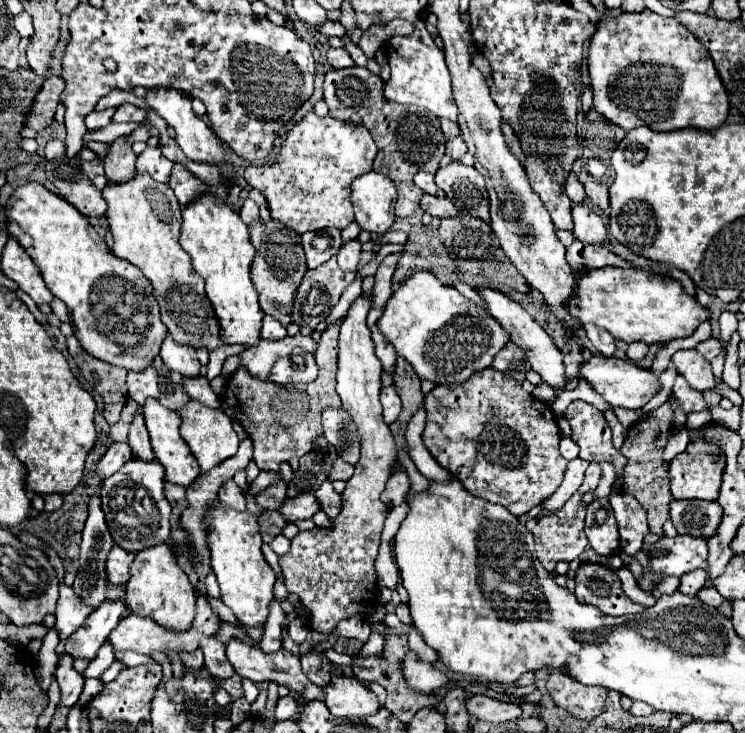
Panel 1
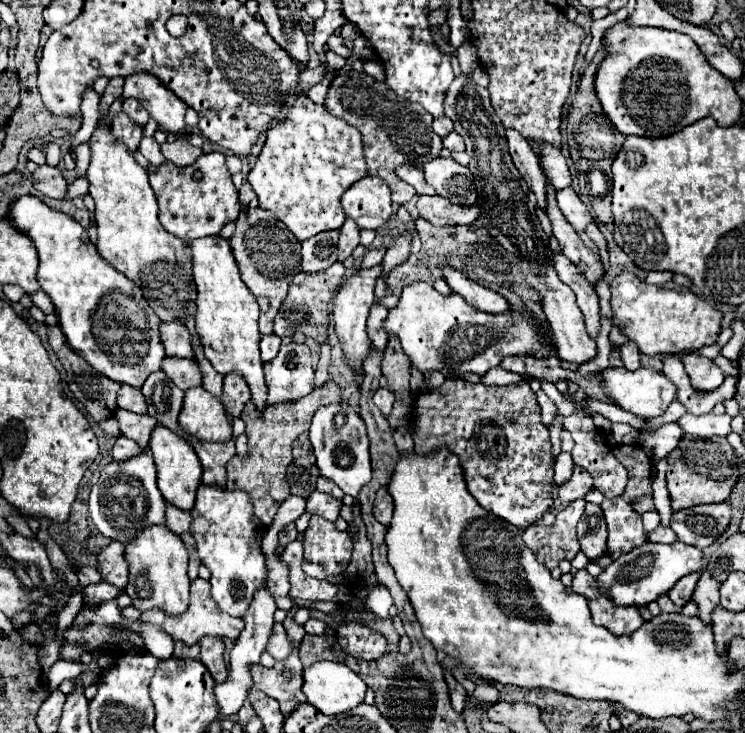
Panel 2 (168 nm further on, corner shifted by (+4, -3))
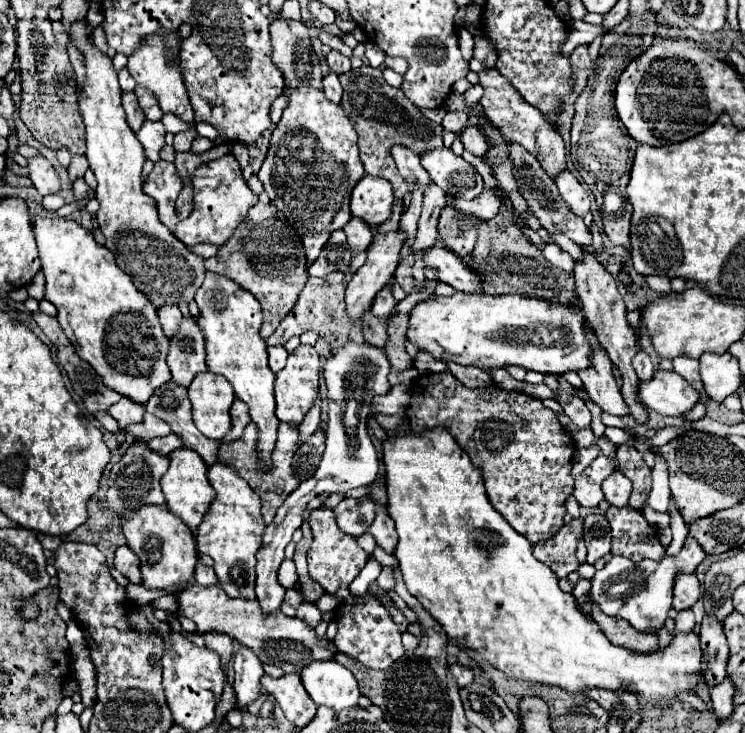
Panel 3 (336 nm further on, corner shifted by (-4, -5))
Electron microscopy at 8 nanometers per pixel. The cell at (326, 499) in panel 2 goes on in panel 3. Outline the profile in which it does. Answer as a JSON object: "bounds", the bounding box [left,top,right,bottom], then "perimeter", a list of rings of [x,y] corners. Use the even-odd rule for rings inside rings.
{"bounds":[334,498,374,536],"perimeter":[[[344,498],[334,508],[340,530],[352,536],[360,536],[374,520],[374,504],[370,498]]]}

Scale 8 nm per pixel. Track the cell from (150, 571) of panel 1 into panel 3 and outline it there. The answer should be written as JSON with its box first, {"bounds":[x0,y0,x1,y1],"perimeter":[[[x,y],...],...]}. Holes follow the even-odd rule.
{"bounds":[122,506,198,590],"perimeter":[[[144,506],[126,520],[122,532],[128,540],[128,548],[140,558],[144,586],[150,590],[166,590],[168,586],[186,588],[190,580],[194,580],[194,568],[198,562],[194,534],[170,510],[160,510],[160,506]]]}

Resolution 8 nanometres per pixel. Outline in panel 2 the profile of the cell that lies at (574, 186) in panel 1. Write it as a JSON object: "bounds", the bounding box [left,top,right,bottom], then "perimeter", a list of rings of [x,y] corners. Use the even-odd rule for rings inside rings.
{"bounds":[536,140,572,190],"perimeter":[[[536,140],[536,144],[540,146],[540,150],[538,150],[540,166],[542,166],[542,172],[548,178],[548,182],[556,190],[570,186],[572,178],[570,178],[568,164],[566,164],[566,158],[562,156],[562,152],[550,144],[540,144],[540,140]]]}

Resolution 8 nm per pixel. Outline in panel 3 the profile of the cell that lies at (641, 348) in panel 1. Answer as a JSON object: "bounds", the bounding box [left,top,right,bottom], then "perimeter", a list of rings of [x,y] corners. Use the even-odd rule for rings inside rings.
{"bounds":[632,350,654,380],"perimeter":[[[644,350],[636,352],[636,356],[632,360],[632,366],[634,366],[634,370],[636,370],[640,380],[648,380],[648,378],[654,376],[654,364],[652,364],[650,356]]]}

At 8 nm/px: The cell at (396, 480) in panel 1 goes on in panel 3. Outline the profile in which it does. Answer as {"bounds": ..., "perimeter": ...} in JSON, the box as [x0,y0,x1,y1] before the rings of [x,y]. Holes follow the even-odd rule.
{"bounds":[368,502,398,554],"perimeter":[[[374,502],[376,506],[376,518],[372,522],[372,526],[368,528],[368,532],[374,536],[374,540],[388,552],[392,554],[394,548],[396,548],[396,542],[398,542],[398,536],[396,536],[396,530],[394,530],[394,522],[388,514],[388,506],[386,504],[380,504],[380,502]]]}

